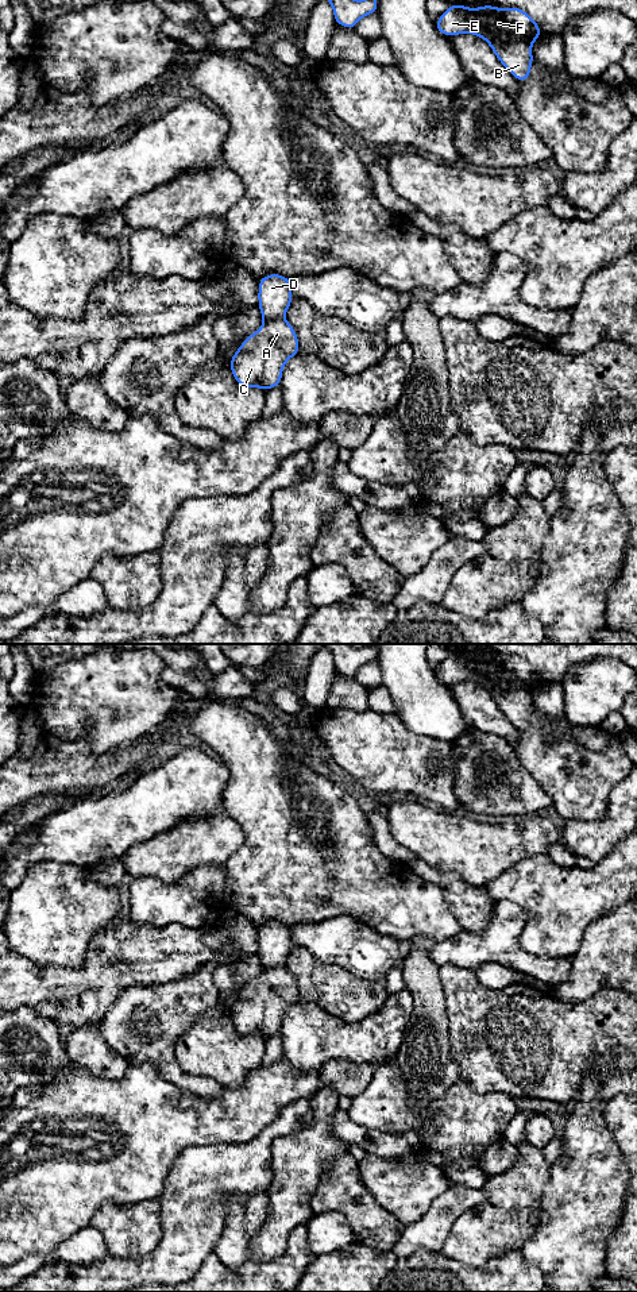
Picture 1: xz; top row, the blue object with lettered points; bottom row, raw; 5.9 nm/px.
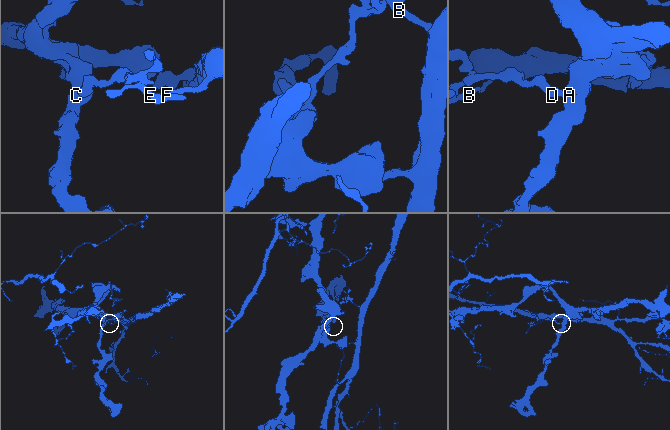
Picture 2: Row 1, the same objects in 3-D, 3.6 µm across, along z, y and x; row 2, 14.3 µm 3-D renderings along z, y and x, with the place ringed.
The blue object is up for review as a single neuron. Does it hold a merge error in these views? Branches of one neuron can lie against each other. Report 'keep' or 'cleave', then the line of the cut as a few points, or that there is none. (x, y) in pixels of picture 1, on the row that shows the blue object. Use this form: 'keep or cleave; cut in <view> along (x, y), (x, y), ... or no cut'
cleave; cut in xz along (282, 316), (265, 321)

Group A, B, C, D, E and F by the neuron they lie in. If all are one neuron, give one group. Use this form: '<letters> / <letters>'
A C / B D E F

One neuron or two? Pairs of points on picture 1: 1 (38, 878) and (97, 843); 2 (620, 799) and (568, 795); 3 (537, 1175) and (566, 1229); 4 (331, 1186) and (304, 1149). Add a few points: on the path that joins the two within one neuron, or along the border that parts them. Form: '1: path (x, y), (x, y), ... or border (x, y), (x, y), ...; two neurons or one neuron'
1: border (39, 859), (72, 863), (88, 868); two neurons
2: border (622, 779), (609, 797), (606, 814), (586, 821); two neurons
3: border (551, 1164), (539, 1218); two neurons
4: border (347, 1153), (328, 1164), (311, 1203); two neurons

